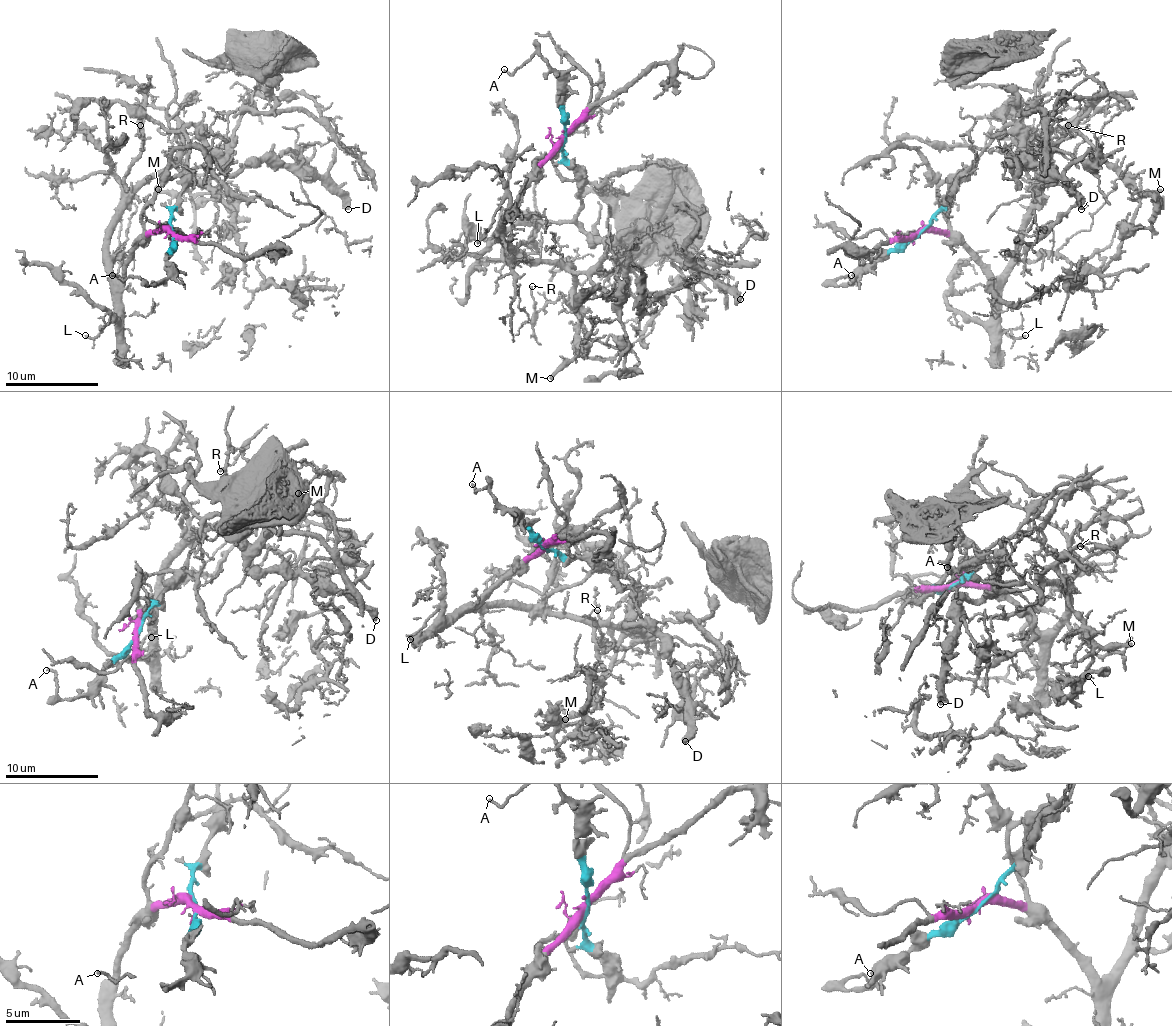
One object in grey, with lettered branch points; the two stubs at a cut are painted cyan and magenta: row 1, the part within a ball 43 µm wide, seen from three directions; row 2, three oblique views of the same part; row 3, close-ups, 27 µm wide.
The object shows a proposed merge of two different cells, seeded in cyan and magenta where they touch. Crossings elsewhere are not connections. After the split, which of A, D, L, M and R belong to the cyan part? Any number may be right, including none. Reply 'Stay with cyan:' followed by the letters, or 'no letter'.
Stay with cyan: A, D

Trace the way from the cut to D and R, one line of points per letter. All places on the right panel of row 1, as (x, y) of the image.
D: (918, 233), (981, 151), (1011, 126), (1020, 144), (1015, 175), (1013, 165), (1022, 161), (1048, 168), (1080, 209)
R: (918, 233), (944, 233), (995, 279), (1015, 249), (1055, 144), (1092, 105), (1085, 121), (1069, 126)

